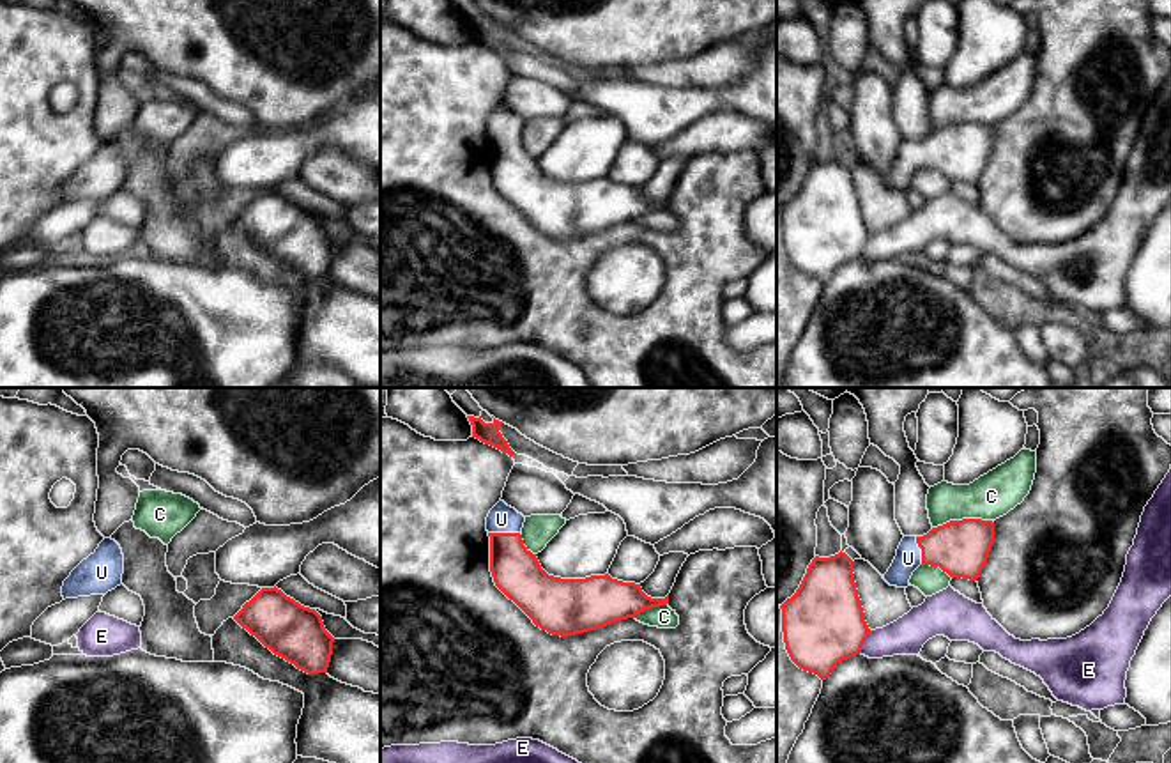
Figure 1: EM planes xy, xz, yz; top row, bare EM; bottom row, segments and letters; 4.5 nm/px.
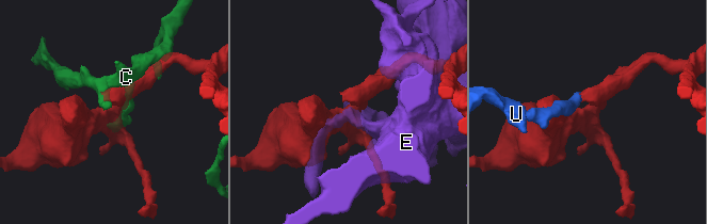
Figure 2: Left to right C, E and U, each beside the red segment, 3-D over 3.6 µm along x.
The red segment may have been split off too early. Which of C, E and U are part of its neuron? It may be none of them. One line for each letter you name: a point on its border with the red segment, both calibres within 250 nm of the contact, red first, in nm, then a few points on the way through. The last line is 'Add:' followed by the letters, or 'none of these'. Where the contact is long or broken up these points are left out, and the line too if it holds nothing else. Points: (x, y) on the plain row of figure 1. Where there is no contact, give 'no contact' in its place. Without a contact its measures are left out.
U: xz (505, 137) | 220/130 nm | across xz (517, 176), (506, 154), (505, 137), (501, 123)
Add: U

